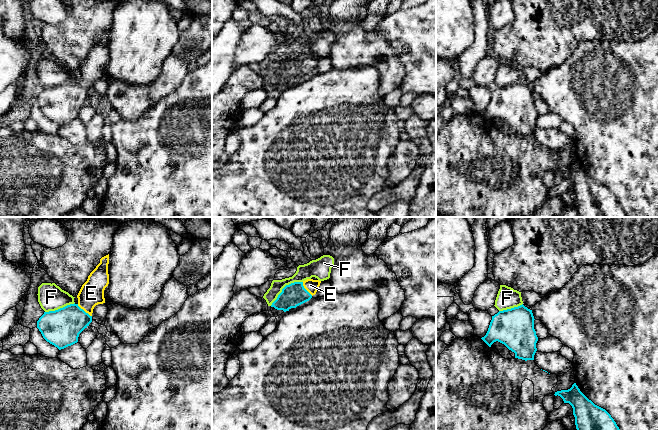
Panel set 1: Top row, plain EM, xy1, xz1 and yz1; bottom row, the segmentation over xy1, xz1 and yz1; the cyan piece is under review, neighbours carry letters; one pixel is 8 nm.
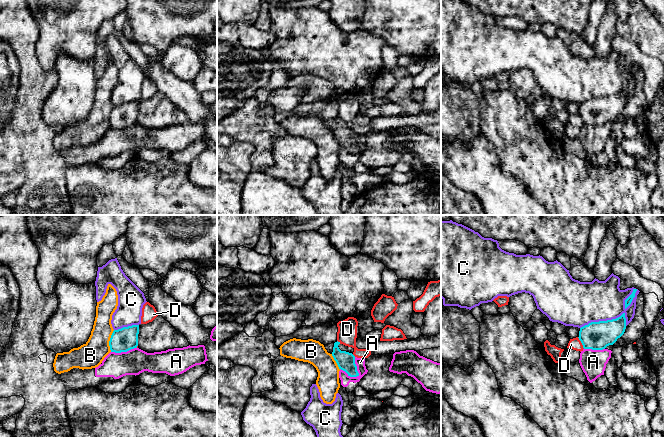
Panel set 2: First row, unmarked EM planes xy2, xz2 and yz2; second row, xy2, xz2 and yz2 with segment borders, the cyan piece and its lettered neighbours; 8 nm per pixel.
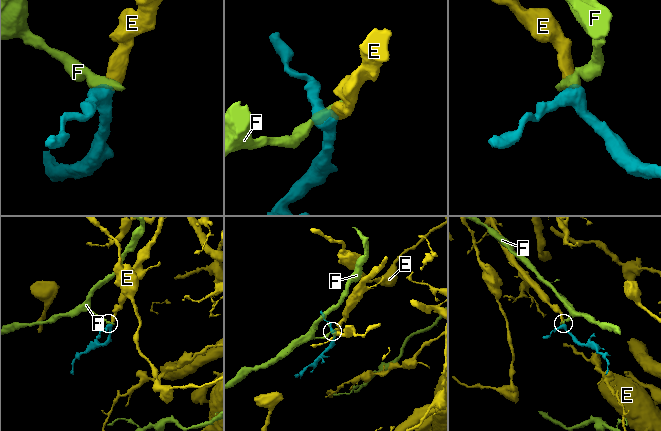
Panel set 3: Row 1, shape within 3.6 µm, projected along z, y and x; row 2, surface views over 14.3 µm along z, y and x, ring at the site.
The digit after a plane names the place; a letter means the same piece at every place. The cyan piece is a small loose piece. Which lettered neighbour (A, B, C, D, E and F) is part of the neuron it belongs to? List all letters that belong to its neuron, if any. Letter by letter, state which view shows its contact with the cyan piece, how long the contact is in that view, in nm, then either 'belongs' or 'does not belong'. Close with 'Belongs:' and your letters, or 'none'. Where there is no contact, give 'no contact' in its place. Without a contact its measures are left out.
A: xz2 | 170 nm | does not belong
B: xy2 | 180 nm | does not belong
C: yz2 | 380 nm | does not belong
D: yz2 | 110 nm | does not belong
E: xy1 | 160 nm | belongs
F: xz1 | 320 nm | does not belong
Belongs: E

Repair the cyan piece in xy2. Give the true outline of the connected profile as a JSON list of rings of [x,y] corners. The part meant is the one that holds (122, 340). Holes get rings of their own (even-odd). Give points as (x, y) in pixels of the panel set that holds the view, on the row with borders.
[[[139,325],[114,330],[109,341],[111,352],[121,353],[137,348],[138,334]]]

